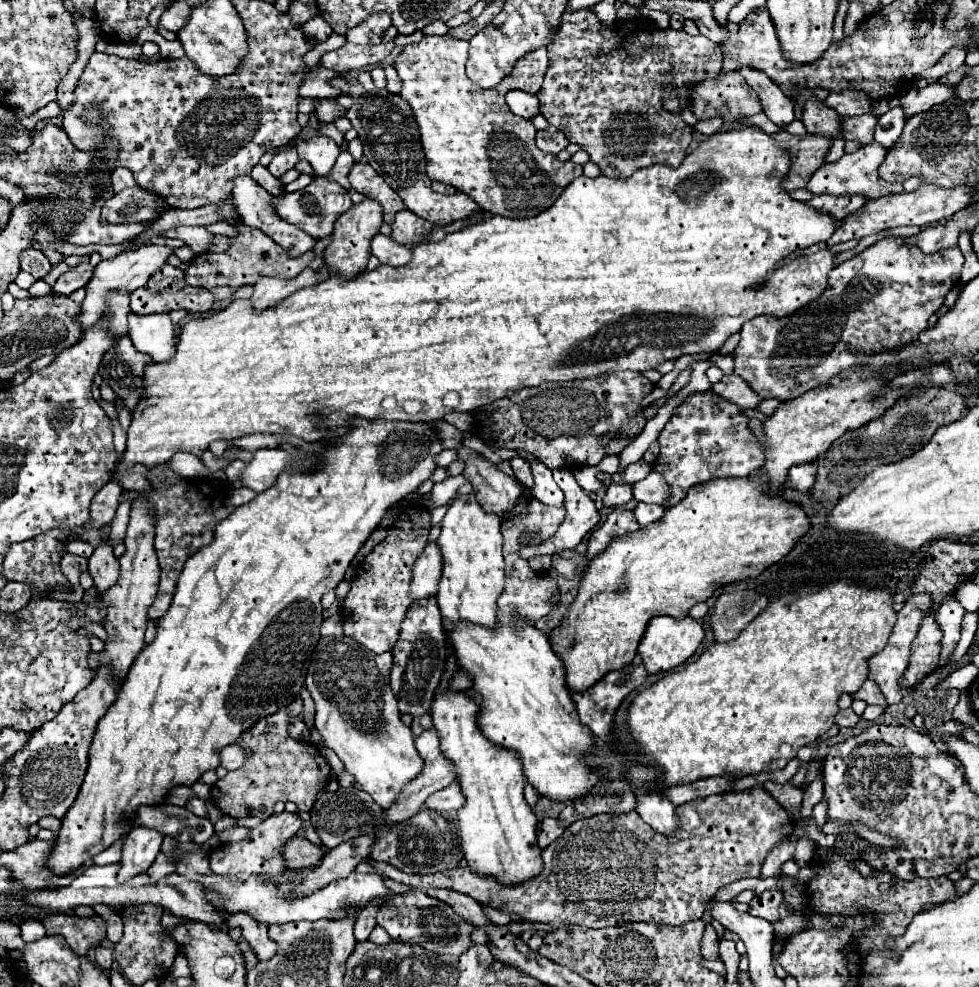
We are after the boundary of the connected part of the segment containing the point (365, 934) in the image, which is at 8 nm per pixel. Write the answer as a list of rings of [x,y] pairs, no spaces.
[[[383,898],[370,902],[365,906],[363,912],[357,916],[357,922],[355,922],[355,938],[357,938],[357,942],[365,942],[369,938],[373,926],[376,926],[377,906],[383,904],[383,902],[385,902]]]

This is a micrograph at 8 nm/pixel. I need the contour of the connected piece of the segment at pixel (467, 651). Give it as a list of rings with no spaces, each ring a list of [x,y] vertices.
[[[517,616],[513,626],[497,622],[493,628],[461,620],[451,628],[449,638],[453,642],[457,664],[463,672],[467,672],[473,682],[473,690],[481,696],[477,724],[485,738],[499,748],[507,748],[519,754],[527,782],[541,796],[547,796],[551,800],[569,800],[589,792],[593,784],[601,778],[601,772],[589,770],[589,766],[579,756],[591,748],[593,738],[591,732],[583,732],[575,702],[565,686],[563,662],[559,656],[555,656],[547,636]]]

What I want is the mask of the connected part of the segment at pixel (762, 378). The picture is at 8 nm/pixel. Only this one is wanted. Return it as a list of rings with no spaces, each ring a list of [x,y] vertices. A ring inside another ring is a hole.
[[[903,236],[883,238],[851,260],[835,266],[829,274],[829,286],[825,294],[821,294],[813,306],[807,306],[789,318],[781,318],[781,322],[773,318],[753,318],[745,322],[741,328],[741,342],[733,352],[735,374],[747,380],[757,396],[785,402],[797,394],[803,394],[805,390],[827,384],[842,370],[857,366],[859,362],[855,352],[859,350],[897,348],[915,342],[919,334],[927,330],[927,320],[943,306],[947,292],[959,282],[961,266],[963,254],[959,246],[925,254],[915,244],[909,244]]]

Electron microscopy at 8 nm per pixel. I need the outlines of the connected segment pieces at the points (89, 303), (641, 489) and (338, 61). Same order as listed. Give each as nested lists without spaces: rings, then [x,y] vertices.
[[[147,244],[147,246],[141,246],[137,250],[129,250],[129,252],[121,252],[119,256],[115,258],[109,258],[109,260],[101,260],[97,266],[95,266],[95,272],[91,276],[91,280],[87,282],[85,286],[85,300],[83,300],[83,306],[81,306],[81,328],[85,326],[91,326],[99,314],[101,314],[101,306],[105,306],[105,290],[113,290],[113,288],[119,288],[119,290],[135,290],[135,288],[141,288],[145,286],[145,282],[151,278],[151,274],[161,268],[167,258],[173,254],[175,250],[169,248],[169,246],[155,246],[155,244]]]
[[[651,470],[645,480],[633,484],[633,498],[637,502],[665,506],[669,496],[671,496],[671,486],[665,482],[665,478],[661,478],[657,470]]]
[[[395,40],[381,42],[381,46],[355,46],[345,44],[335,52],[327,52],[321,56],[321,66],[331,68],[335,72],[359,70],[365,66],[379,64],[391,50],[395,48]]]

